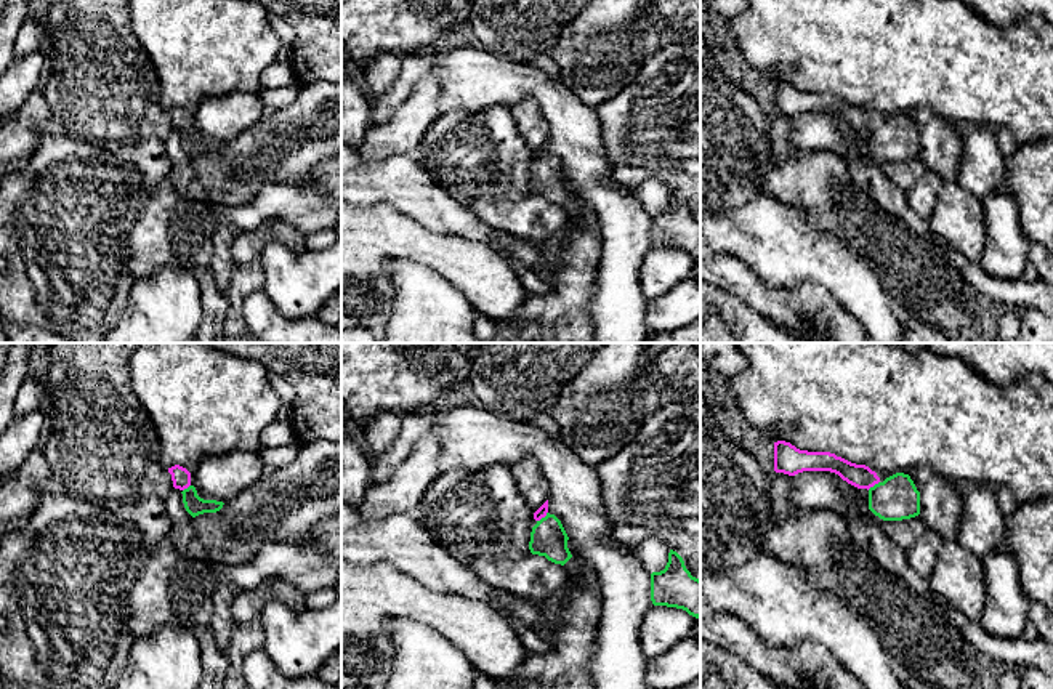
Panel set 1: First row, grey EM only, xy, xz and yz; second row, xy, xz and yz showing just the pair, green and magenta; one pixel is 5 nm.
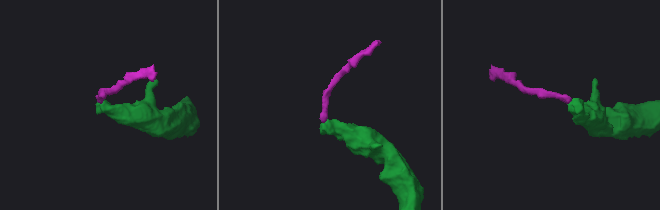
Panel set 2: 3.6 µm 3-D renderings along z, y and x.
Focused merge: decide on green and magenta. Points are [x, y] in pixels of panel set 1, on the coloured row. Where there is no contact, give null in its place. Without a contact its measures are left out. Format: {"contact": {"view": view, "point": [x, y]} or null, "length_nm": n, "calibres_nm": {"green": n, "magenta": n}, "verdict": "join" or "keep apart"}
{"contact": {"view": "xz", "point": [542, 518]}, "length_nm": 80, "calibres_nm": {"green": 180, "magenta": 50}, "verdict": "join"}

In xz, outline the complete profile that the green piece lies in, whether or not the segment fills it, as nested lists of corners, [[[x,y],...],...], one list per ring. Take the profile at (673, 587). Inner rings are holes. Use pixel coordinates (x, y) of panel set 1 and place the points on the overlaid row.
[[[670,550],[664,570],[651,574],[651,601],[700,617],[700,580],[686,569],[683,558]]]

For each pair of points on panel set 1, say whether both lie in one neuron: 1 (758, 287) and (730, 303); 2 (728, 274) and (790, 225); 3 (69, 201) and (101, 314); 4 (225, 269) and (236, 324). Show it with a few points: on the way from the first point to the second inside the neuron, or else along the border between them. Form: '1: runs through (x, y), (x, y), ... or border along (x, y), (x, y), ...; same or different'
1: border along (717, 286), (734, 294), (766, 319); different
2: border along (717, 250), (739, 257), (773, 287); different
3: runs through (69, 229), (69, 276), (76, 286); same
4: border along (236, 266), (229, 284), (223, 290); different

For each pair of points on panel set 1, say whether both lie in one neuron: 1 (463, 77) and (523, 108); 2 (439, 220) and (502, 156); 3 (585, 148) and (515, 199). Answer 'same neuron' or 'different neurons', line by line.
1: different neurons
2: different neurons
3: different neurons

